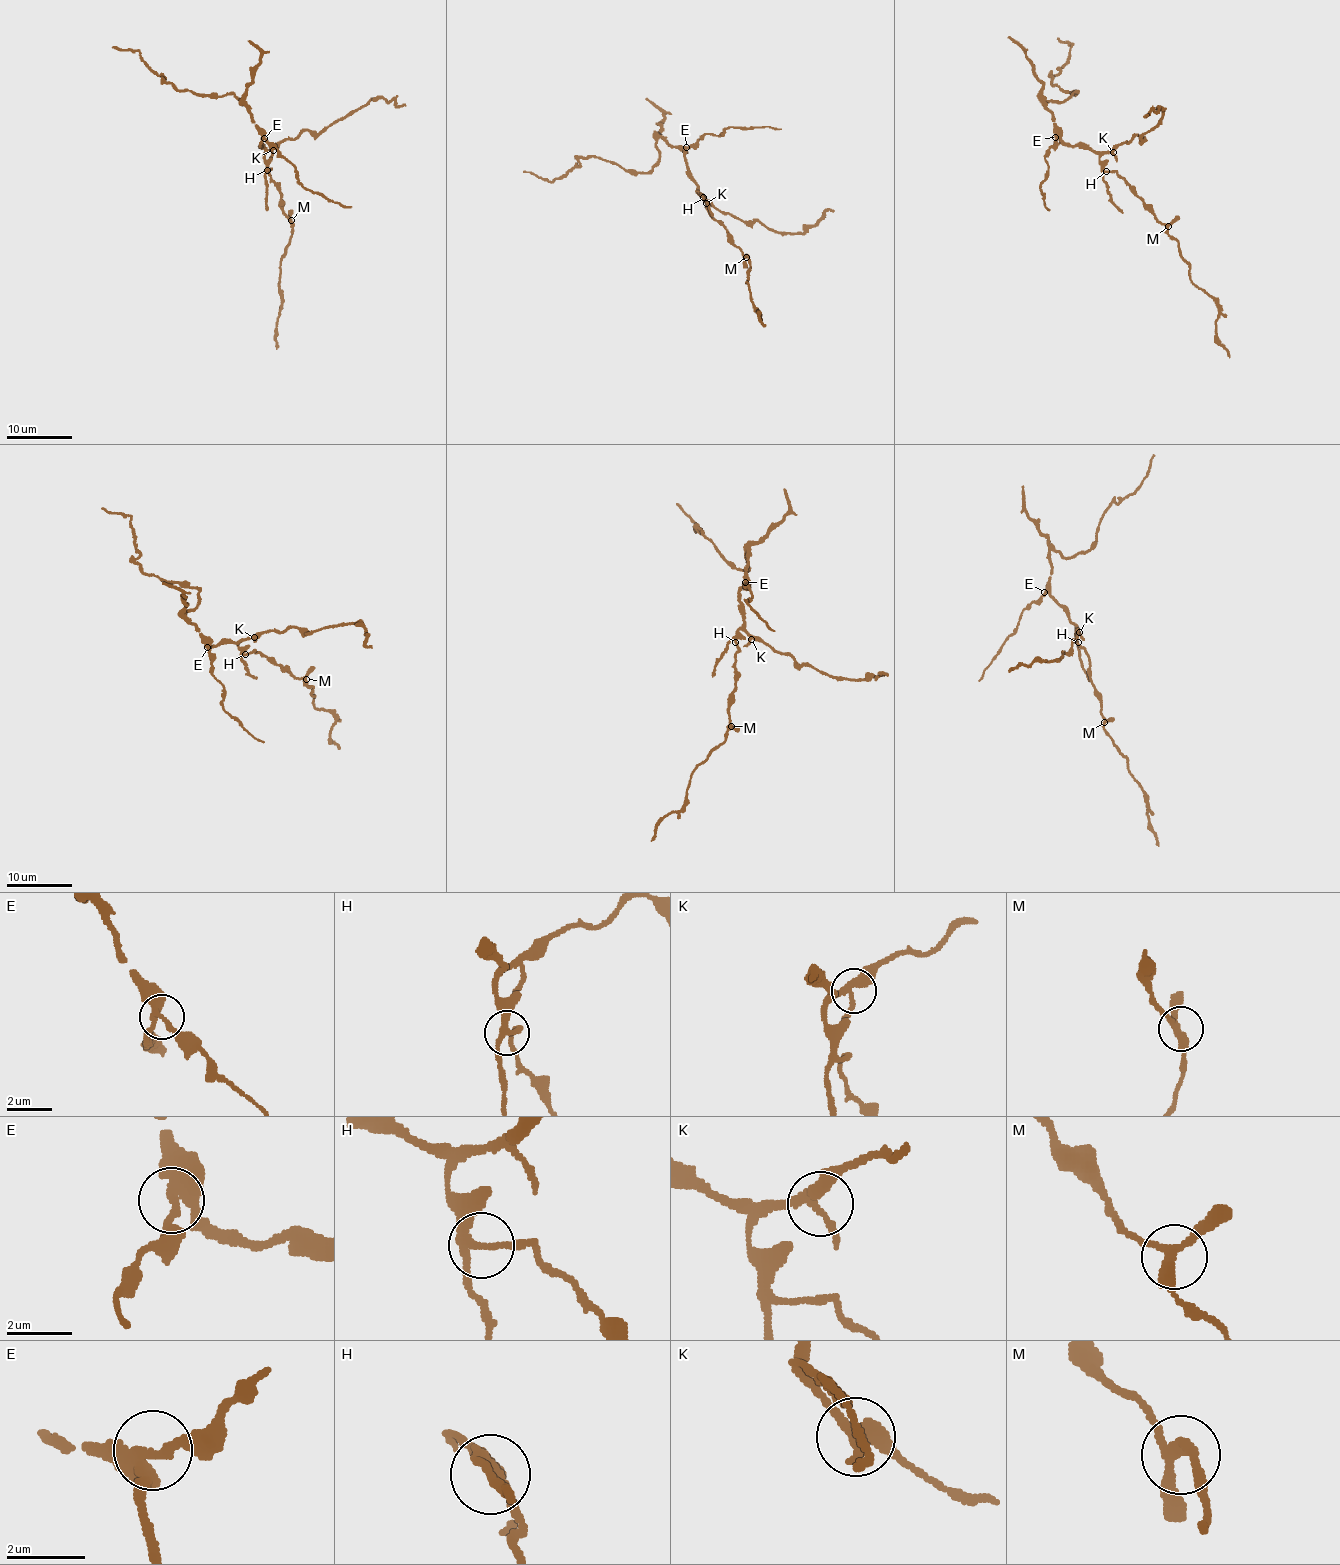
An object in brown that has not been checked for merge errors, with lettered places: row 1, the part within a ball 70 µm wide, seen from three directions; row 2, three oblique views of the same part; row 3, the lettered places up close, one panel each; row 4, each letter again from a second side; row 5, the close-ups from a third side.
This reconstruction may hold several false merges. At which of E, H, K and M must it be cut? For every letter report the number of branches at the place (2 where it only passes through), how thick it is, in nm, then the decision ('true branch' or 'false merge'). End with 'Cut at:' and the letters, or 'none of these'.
E: 3 | 320 nm | true branch
H: 3 | 190 nm | true branch
K: 3 | 240 nm | true branch
M: 3 | 240 nm | true branch
Cut at: none of these

